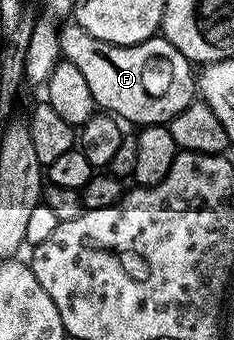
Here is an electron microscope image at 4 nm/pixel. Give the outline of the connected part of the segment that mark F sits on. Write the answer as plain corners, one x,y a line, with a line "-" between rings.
65,23
60,26
58,36
63,60
74,63
74,67
82,71
97,106
115,115
121,122
133,121
136,127
167,125
179,113
186,111
192,101
197,100
198,77
194,72
193,62
188,61
186,55
182,55
182,51
178,51
178,47
174,47
174,43
170,43
162,35
151,37
137,45
115,45
102,39
94,39
94,35
87,33
81,25

